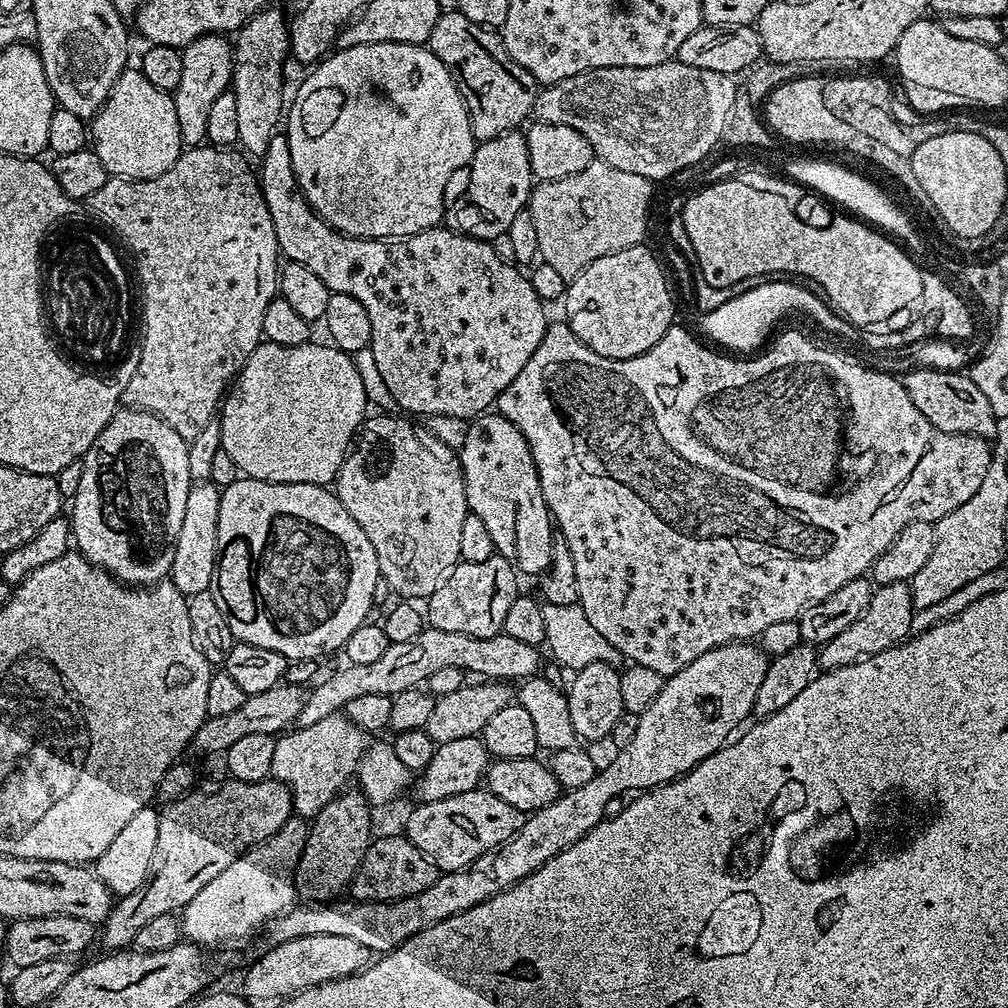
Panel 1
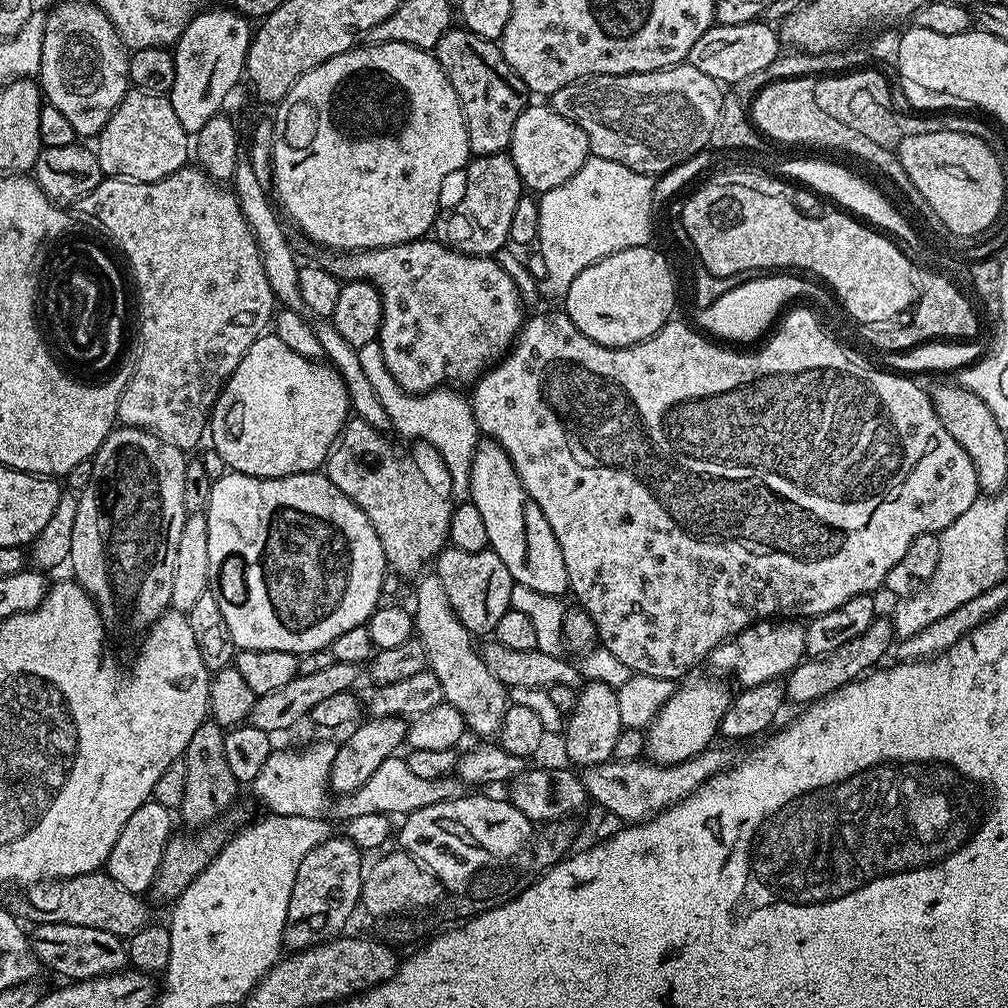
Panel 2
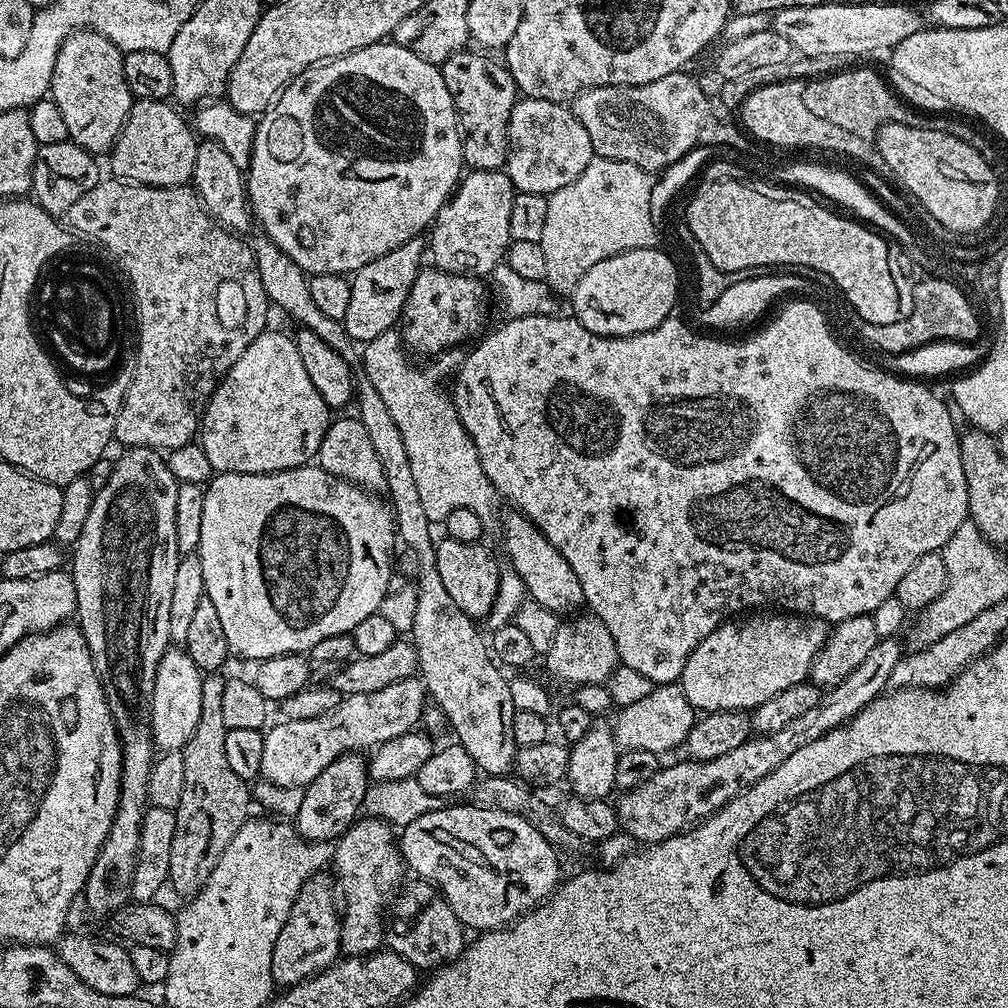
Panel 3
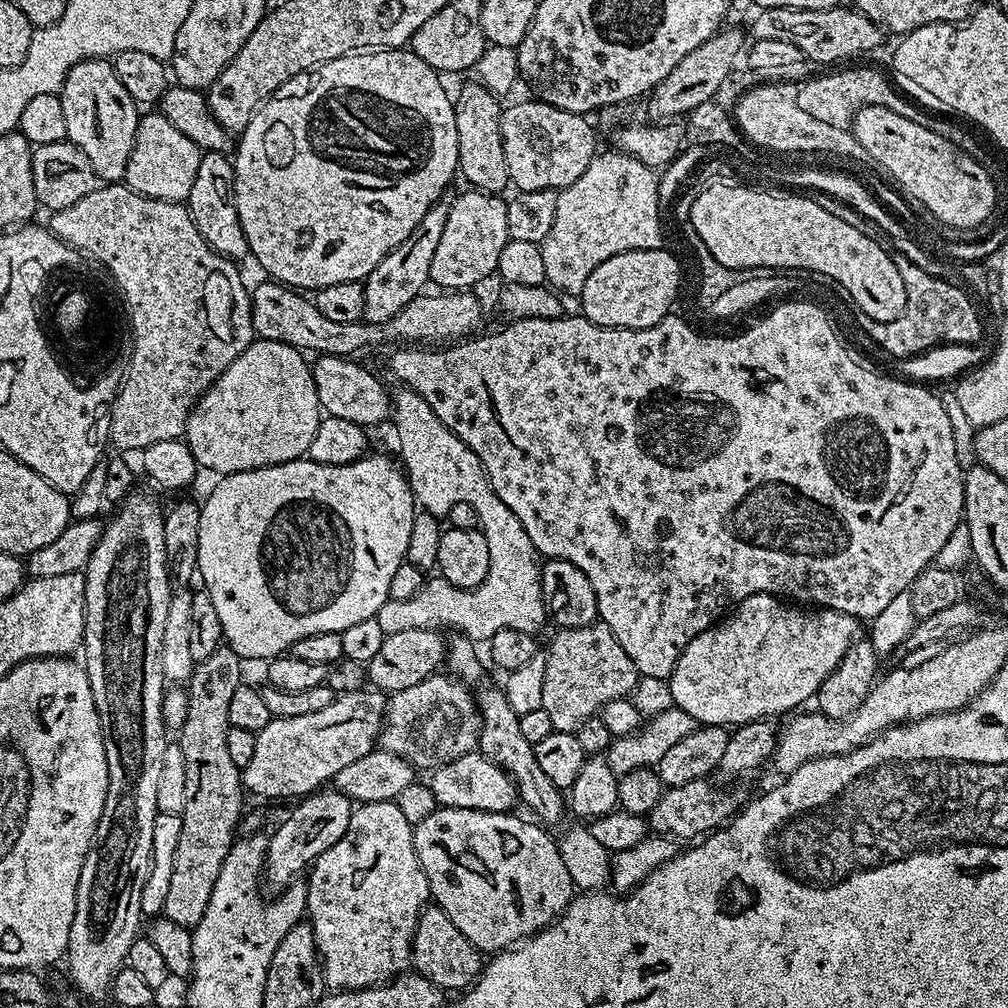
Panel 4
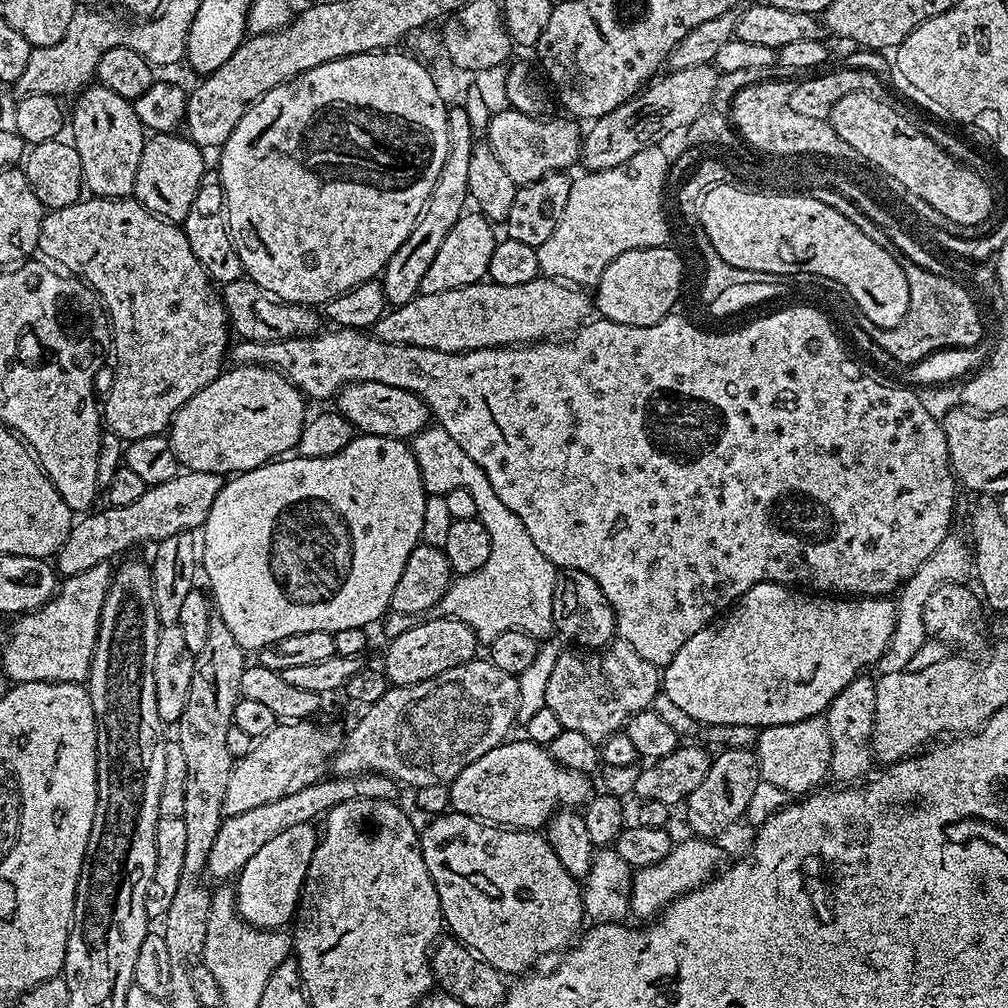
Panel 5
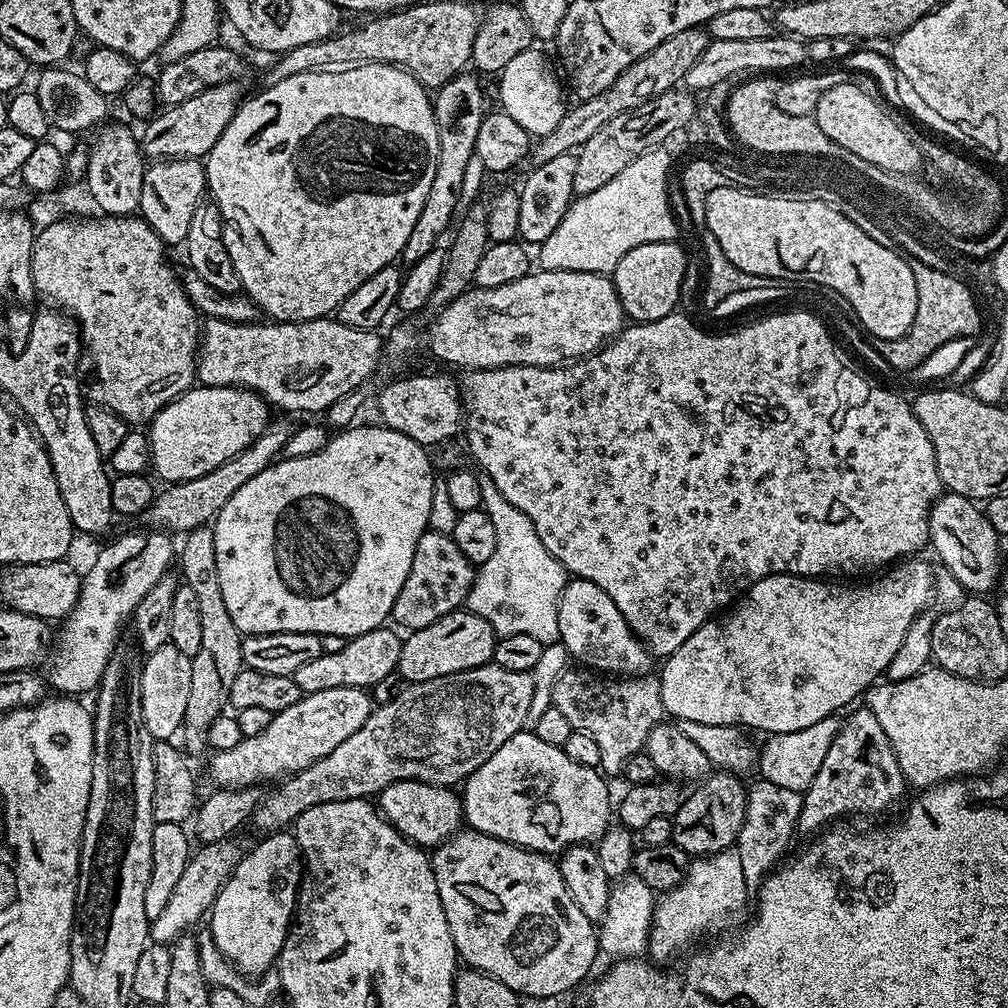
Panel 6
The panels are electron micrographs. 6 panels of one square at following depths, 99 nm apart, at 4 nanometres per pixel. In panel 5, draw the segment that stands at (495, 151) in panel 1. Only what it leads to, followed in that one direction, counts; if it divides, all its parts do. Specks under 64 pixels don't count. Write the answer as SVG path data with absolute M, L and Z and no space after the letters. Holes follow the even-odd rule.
M465 211L458 222L454 222L450 234L446 234L442 246L438 246L438 254L434 254L434 262L430 262L422 278L419 294L442 294L442 290L458 290L462 286L481 283L488 275L490 256L498 241L492 228L495 228L493 221L487 220L480 211Z

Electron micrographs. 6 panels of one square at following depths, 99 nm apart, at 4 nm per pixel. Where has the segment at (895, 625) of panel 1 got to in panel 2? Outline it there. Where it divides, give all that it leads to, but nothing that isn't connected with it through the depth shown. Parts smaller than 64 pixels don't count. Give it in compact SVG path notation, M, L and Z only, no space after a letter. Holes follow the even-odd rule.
M877 618L875 622L858 638L854 638L846 646L834 650L830 654L819 658L808 658L800 663L793 672L786 677L786 696L799 706L807 706L816 700L821 700L831 692L844 688L852 681L861 679L865 674L873 671L881 663L880 660L888 652L888 647L894 644L893 623L888 618Z

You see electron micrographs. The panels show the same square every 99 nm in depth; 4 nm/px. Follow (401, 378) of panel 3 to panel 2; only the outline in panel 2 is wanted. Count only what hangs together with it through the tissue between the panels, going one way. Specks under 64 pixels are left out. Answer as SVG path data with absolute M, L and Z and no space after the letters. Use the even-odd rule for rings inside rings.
M379 339L357 348L356 353L358 362L362 362L362 371L366 374L367 381L374 386L374 394L378 394L386 415L390 417L392 432L405 436L411 442L429 444L434 450L438 450L450 474L453 497L467 497L472 486L472 464L476 461L476 446L482 439L471 399L452 386L435 388L429 392L408 392L398 386L398 382L394 382L394 374L386 370Z

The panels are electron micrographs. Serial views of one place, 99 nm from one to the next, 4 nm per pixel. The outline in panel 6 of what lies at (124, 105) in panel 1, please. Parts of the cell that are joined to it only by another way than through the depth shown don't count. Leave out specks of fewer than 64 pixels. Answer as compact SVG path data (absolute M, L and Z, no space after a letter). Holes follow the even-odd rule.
M167 158L149 163L144 169L142 178L142 198L139 215L158 234L165 245L183 245L186 234L190 230L190 218L194 218L194 210L206 196L206 177L204 164L199 159L169 160Z

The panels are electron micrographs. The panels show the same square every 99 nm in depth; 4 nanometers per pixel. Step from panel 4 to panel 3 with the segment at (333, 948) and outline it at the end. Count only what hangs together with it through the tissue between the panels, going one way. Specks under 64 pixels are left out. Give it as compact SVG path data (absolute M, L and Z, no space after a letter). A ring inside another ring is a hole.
M375 818L357 819L335 841L330 864L336 867L334 880L342 897L341 949L349 956L366 956L377 951L384 940L384 907L392 895L397 895L406 873L393 825Z

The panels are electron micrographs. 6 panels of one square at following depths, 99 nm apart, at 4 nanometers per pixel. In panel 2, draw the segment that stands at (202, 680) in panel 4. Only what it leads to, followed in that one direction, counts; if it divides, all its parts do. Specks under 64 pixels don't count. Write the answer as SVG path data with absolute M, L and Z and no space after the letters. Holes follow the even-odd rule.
M209 718L202 726L198 726L198 730L194 730L194 738L190 738L190 746L186 746L184 751L182 759L186 766L186 794L182 798L178 812L179 815L184 815L185 822L190 826L189 829L199 830L216 822L216 819L236 800L238 783L233 771L230 770L229 763L226 762L226 749L223 745L225 733L225 729Z

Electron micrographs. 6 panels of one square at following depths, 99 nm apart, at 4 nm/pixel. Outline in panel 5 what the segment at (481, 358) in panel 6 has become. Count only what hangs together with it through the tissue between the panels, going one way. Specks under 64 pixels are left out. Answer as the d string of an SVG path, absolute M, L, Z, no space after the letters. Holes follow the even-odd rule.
M539 278L520 286L481 282L458 290L442 290L442 294L418 294L410 302L397 304L385 311L374 334L387 344L409 344L443 352L469 352L479 348L507 348L517 344L535 344L542 340L564 338L589 319L594 304L589 293L558 280Z

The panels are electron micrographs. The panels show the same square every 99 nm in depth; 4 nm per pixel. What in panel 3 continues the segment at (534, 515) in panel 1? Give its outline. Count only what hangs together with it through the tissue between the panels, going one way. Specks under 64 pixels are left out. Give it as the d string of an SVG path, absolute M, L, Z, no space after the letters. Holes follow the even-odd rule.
M519 510L509 511L504 520L504 552L508 555L511 571L522 578L524 591L534 602L546 606L546 610L564 618L576 614L585 607L582 594L582 582L578 582L578 574L570 570L570 562L562 558L558 550L538 531L532 521Z

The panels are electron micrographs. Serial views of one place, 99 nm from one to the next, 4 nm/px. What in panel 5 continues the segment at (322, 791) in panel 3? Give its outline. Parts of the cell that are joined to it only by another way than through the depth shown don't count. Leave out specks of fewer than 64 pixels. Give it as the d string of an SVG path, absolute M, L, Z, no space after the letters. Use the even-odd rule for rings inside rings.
M312 824L290 826L290 830L282 830L282 834L270 838L270 842L266 842L250 862L246 862L234 880L236 910L245 922L255 928L280 930L295 917L306 870L316 849L318 832L314 829Z

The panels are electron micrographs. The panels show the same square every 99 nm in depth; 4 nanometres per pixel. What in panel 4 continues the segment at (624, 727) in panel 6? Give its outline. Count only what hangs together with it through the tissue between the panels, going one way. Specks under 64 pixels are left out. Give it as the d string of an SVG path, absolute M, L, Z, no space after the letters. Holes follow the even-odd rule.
M601 620L590 626L562 628L554 634L544 656L546 669L545 681L542 682L542 708L549 715L555 731L573 732L591 715L597 715L606 702L627 697L636 688L640 675L622 644L614 637L614 632Z

